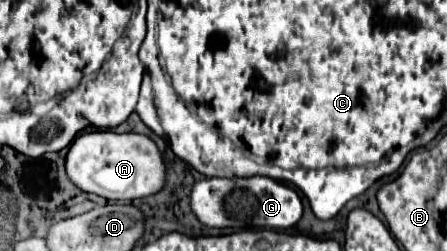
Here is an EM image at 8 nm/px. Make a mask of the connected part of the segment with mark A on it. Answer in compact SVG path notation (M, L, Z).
M91 131L91 133L81 133L69 147L67 159L65 159L65 169L69 179L85 193L95 193L101 195L105 199L113 199L113 201L131 201L131 199L139 199L139 197L147 197L157 193L163 183L165 183L165 165L161 159L161 153L157 149L157 145L145 137L145 135L137 135L137 133L113 133L113 131Z

